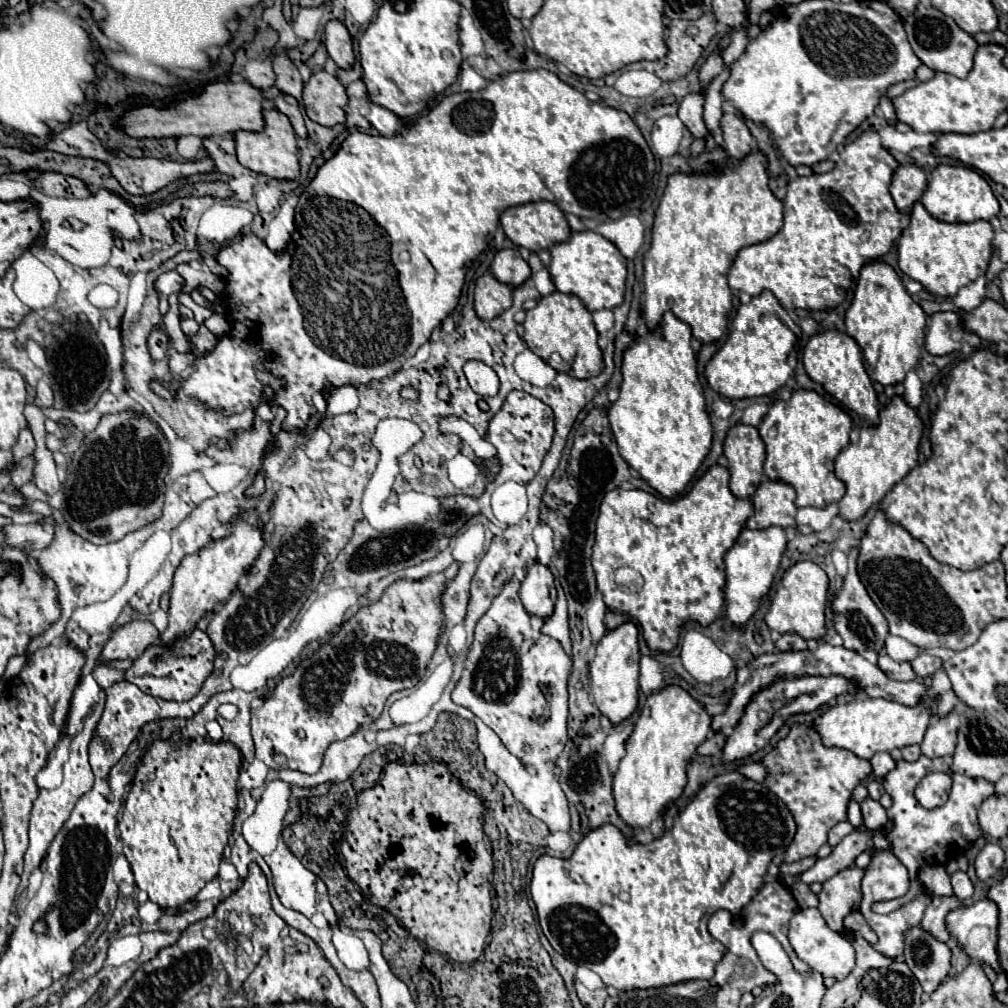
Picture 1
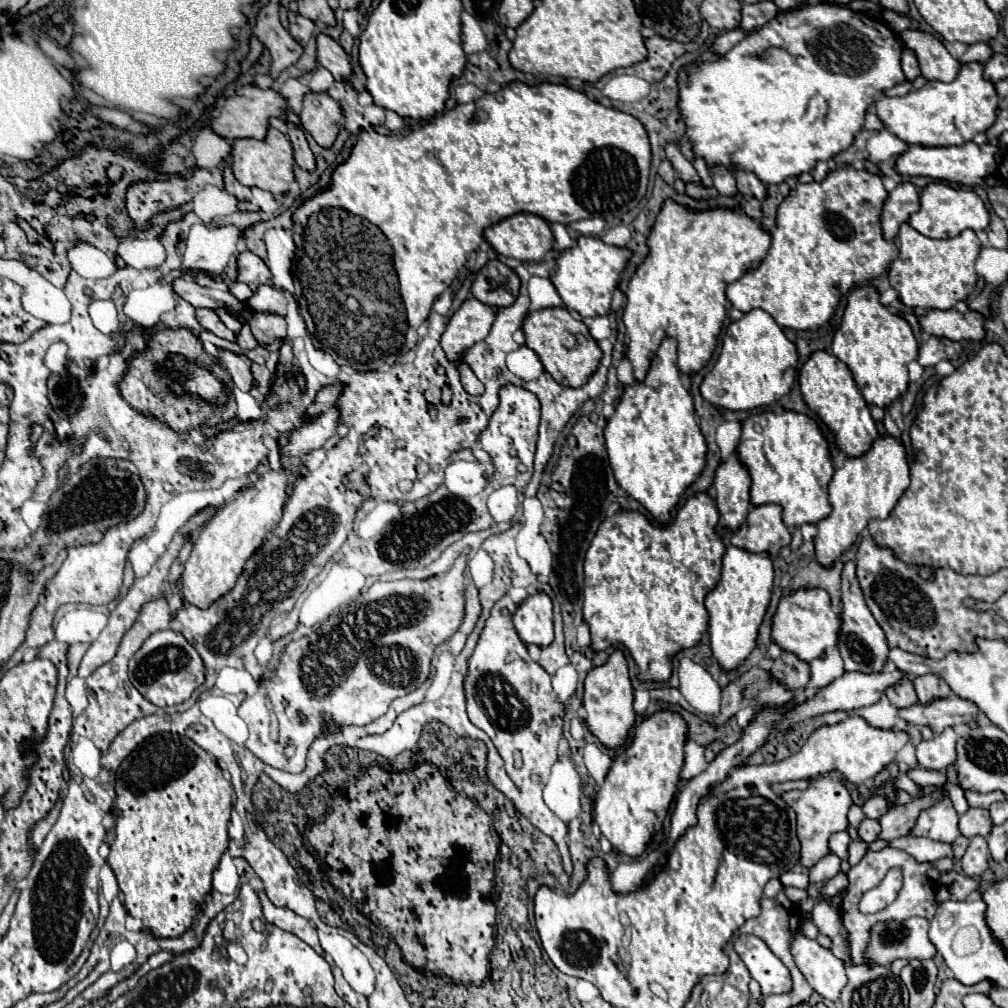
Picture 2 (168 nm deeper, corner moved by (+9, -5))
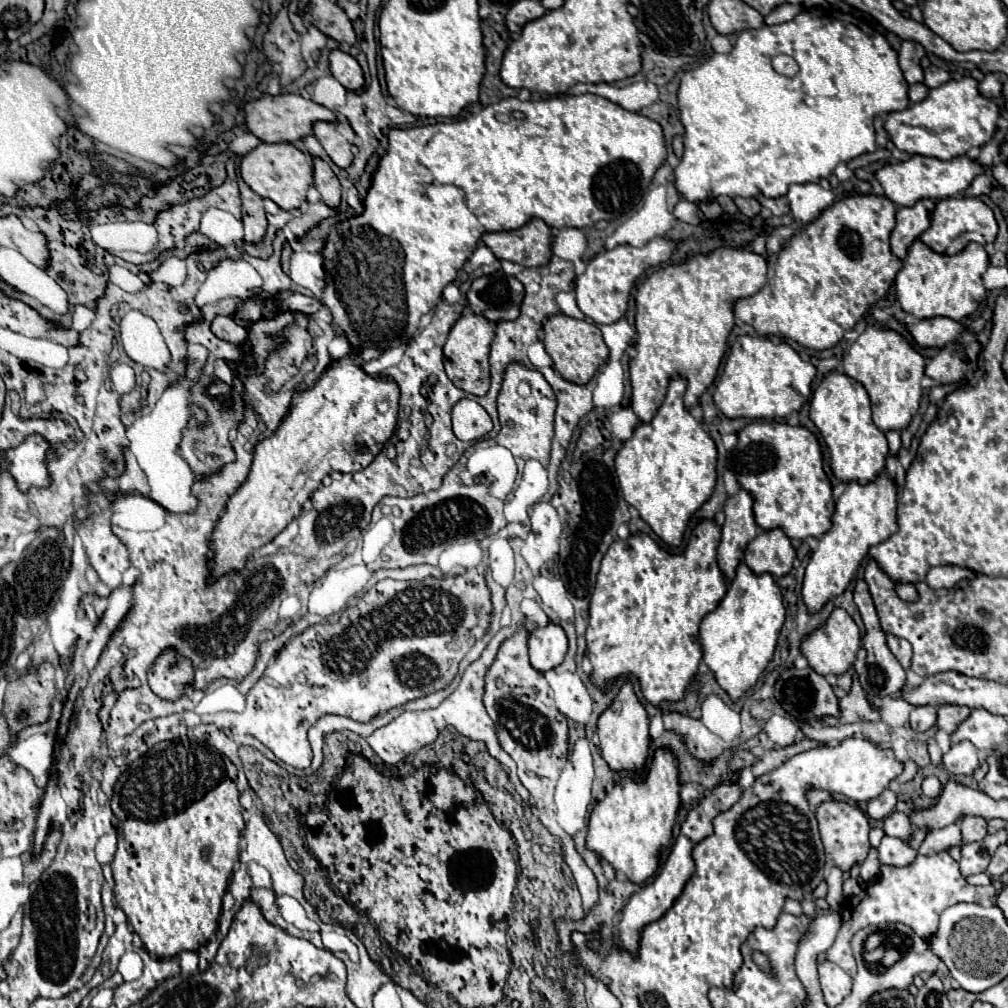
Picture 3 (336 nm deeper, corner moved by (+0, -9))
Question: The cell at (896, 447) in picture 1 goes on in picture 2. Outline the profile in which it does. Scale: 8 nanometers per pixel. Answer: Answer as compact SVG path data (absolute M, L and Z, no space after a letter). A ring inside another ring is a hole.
M892 436L876 438L870 452L860 458L846 458L844 466L834 472L828 492L832 512L816 524L818 534L814 538L814 558L822 568L832 568L836 560L856 542L860 532L872 520L884 520L890 516L896 500L910 484L910 472L906 464L906 452Z

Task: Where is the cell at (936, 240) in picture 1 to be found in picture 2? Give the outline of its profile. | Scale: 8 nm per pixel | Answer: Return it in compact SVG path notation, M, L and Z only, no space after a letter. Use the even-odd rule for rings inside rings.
M902 224L900 232L896 236L896 244L898 244L900 254L890 264L888 280L890 280L890 286L900 294L900 302L904 306L908 306L908 308L950 310L950 308L956 306L956 302L966 300L968 294L974 290L974 286L976 286L974 262L976 262L976 256L980 252L980 248L982 248L974 230L964 230L962 234L954 236L954 238L946 238L946 240L932 240L932 238L926 238L920 232L916 232L910 224Z

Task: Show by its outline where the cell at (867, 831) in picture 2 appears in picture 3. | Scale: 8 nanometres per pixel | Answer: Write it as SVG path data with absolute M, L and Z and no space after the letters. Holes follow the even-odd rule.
M883 836L879 844L879 860L889 866L907 866L915 860L917 850L909 848L903 840L897 840L893 836Z

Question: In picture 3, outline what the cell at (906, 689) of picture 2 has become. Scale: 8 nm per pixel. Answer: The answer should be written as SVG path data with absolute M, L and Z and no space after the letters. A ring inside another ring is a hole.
M917 706L911 714L909 714L909 724L913 730L917 732L925 732L927 728L935 726L937 720L937 710L933 706Z

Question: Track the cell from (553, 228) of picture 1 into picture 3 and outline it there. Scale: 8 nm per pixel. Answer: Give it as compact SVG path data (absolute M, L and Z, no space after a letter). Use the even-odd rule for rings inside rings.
M529 220L525 226L509 232L487 232L481 240L499 260L509 260L525 268L545 266L553 256L553 234L543 220Z

